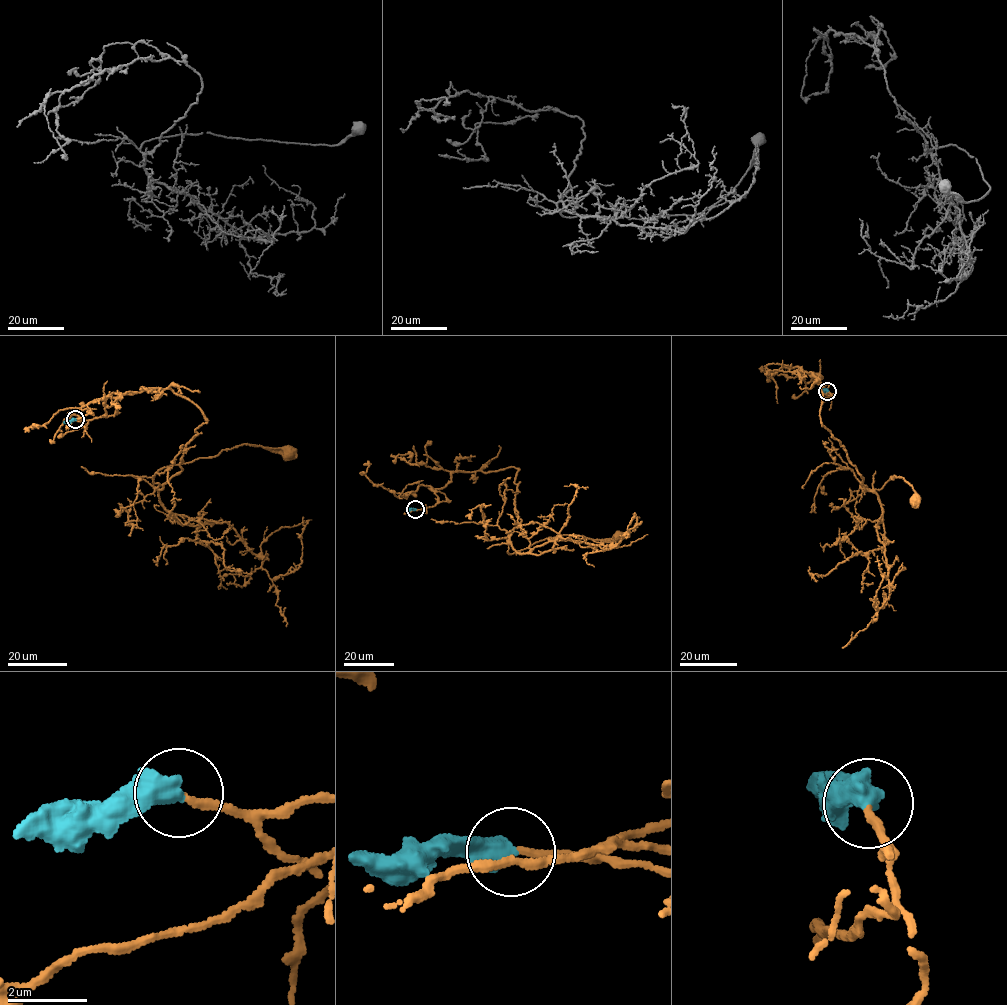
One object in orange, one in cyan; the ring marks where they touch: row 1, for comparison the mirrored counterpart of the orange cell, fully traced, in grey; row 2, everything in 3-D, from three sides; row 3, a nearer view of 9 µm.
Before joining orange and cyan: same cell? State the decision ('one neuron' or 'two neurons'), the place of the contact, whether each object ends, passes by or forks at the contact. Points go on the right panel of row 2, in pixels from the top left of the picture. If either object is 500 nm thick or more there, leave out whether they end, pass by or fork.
one neuron; at (827, 391)

